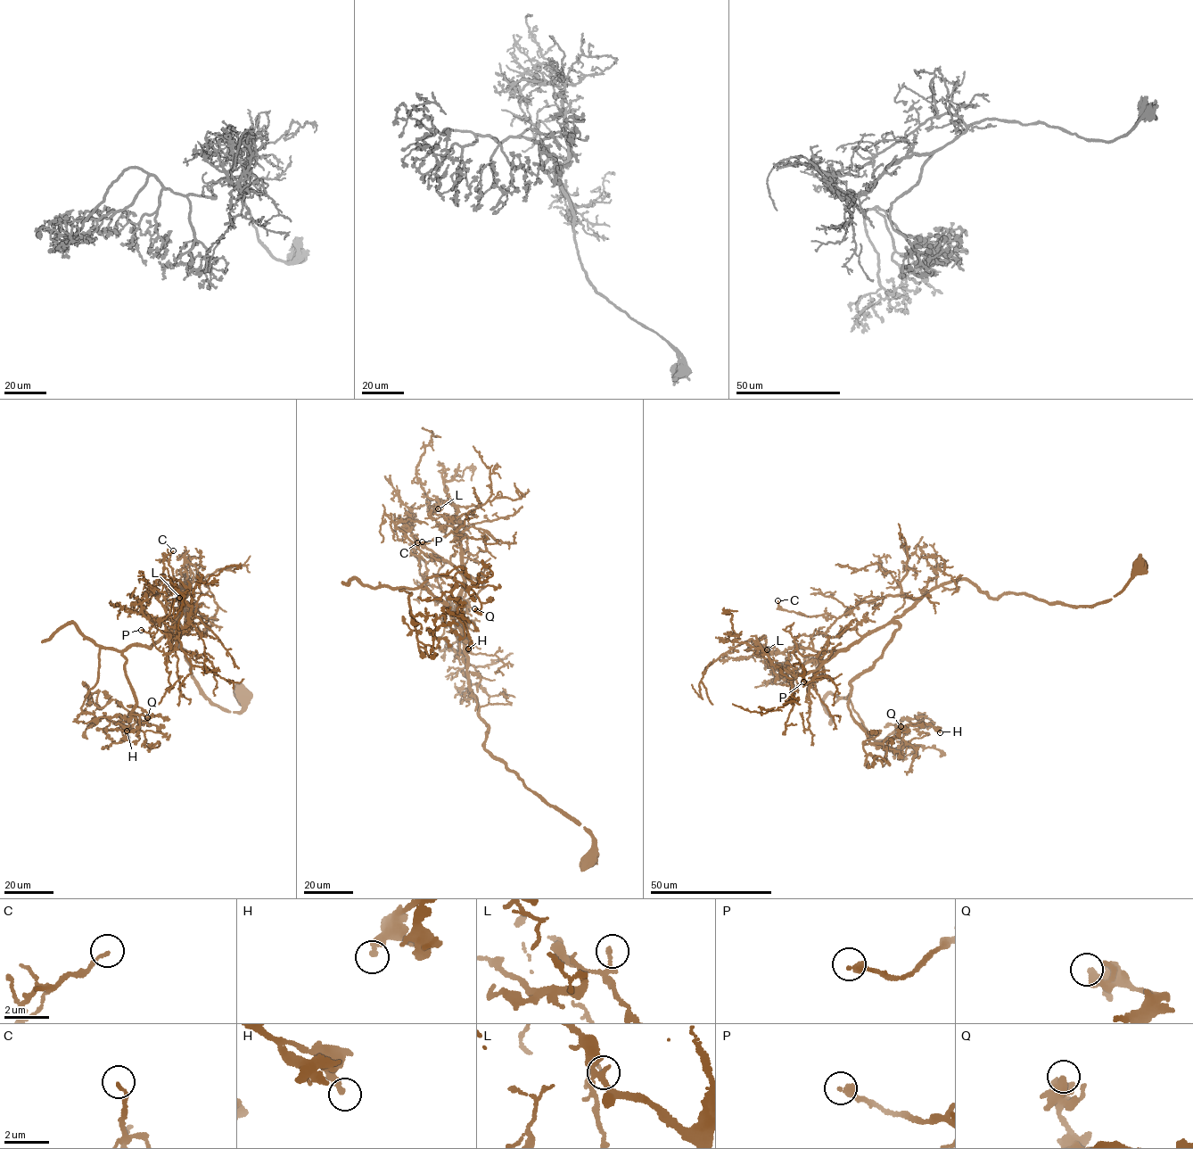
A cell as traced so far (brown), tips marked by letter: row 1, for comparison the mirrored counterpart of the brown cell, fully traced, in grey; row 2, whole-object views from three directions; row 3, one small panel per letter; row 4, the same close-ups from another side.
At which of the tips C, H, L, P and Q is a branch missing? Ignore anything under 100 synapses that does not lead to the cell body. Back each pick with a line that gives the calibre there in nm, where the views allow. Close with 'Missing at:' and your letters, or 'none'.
Missing at: none

